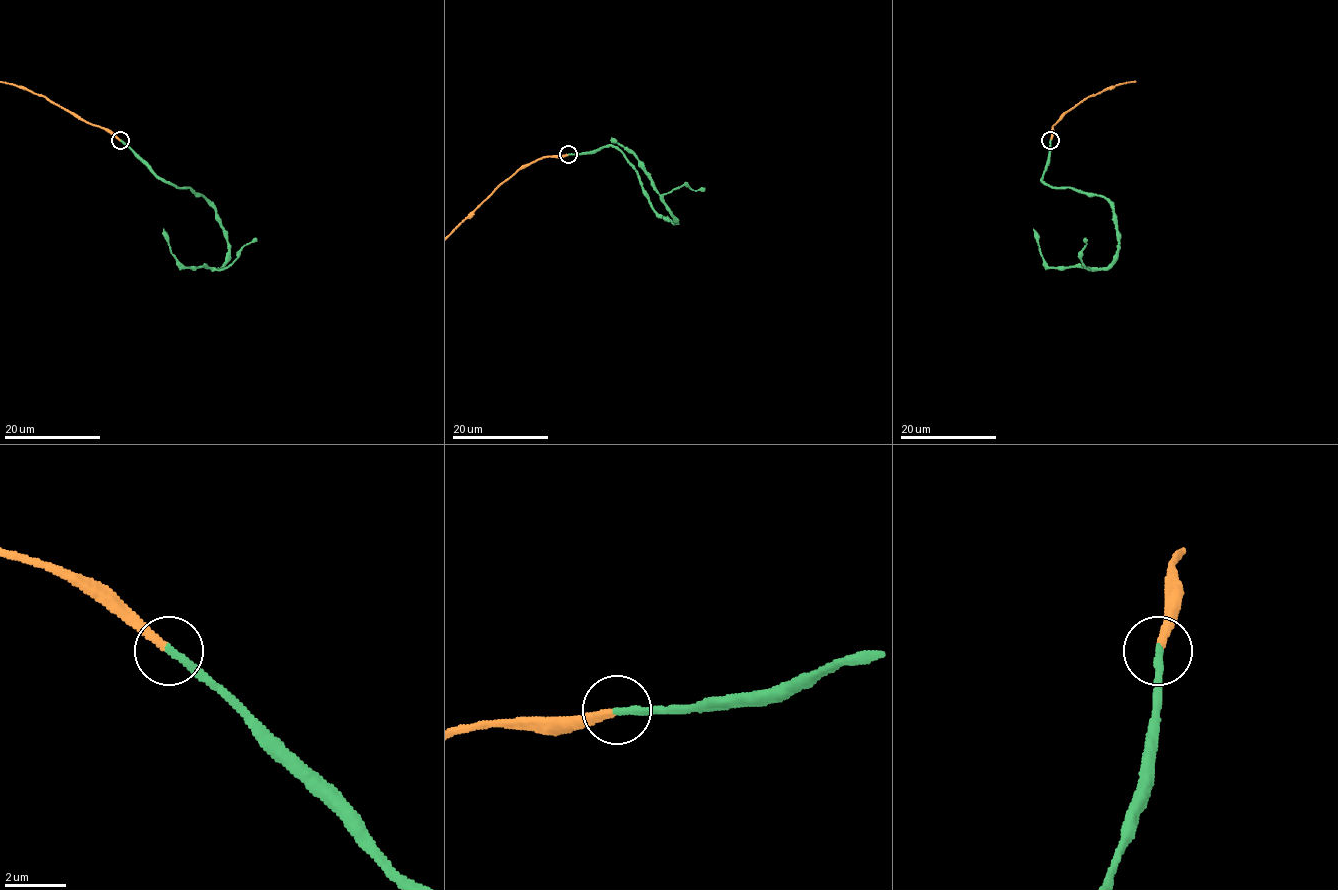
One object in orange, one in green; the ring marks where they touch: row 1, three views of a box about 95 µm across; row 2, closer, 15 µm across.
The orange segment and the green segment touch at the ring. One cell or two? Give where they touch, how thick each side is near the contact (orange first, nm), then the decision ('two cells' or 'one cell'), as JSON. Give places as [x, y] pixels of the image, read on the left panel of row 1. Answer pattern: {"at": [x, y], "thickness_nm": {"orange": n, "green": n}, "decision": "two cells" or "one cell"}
{"at": [120, 140], "thickness_nm": {"orange": 280, "green": 280}, "decision": "one cell"}

